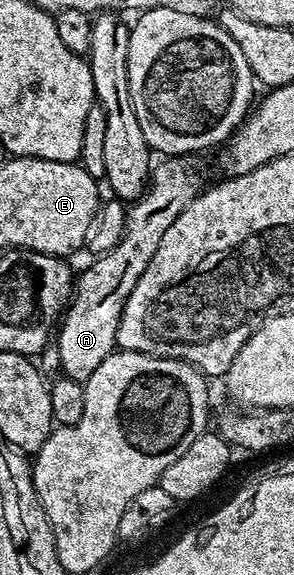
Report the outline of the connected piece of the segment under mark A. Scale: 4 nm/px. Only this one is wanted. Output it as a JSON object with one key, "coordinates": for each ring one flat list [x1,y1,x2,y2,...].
{"coordinates":[[169,155,152,166,147,188,136,201,128,206,125,214,125,235,111,251,100,254,86,267,75,281,75,304,64,314,55,333,55,344,61,360,60,372,66,377,84,383,117,349,117,332,127,295,135,287,139,275,151,263,151,255,159,251,163,231,179,219,179,215,202,192,201,177,189,166,185,155]]}

